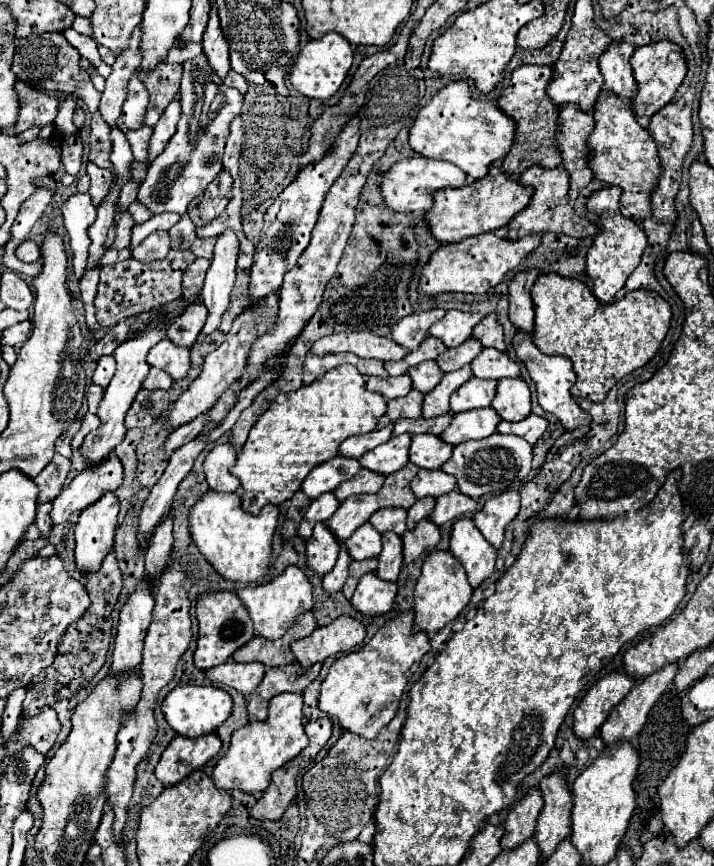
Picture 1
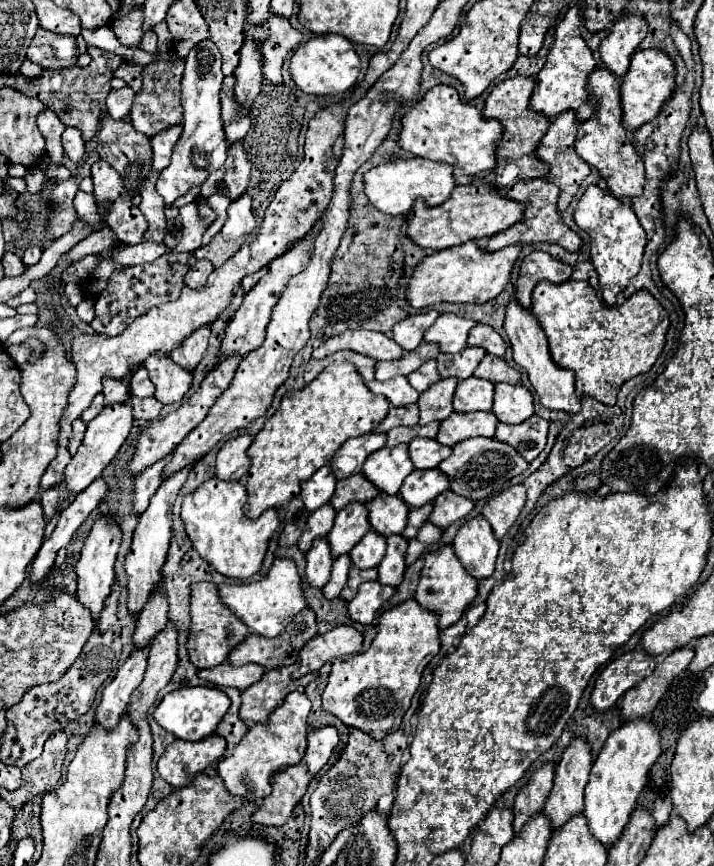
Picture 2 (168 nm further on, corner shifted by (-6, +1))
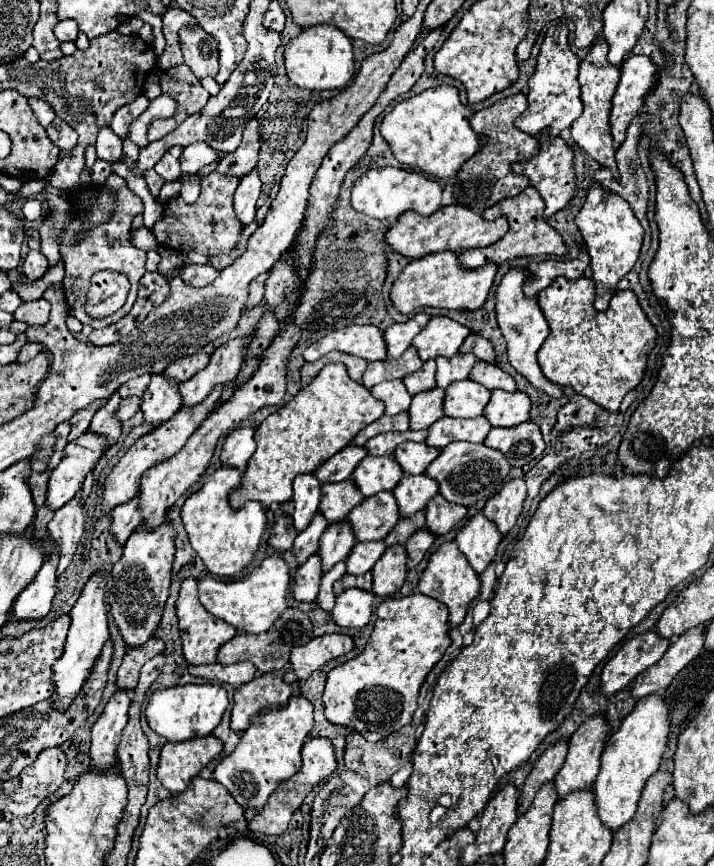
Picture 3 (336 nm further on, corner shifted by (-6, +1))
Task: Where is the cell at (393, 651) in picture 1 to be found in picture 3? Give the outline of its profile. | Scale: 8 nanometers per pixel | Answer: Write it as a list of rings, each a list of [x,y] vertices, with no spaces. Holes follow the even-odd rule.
[[[415,593],[401,599],[387,599],[377,607],[377,621],[373,627],[373,633],[369,637],[369,643],[365,649],[355,657],[349,659],[343,665],[337,665],[329,671],[323,703],[325,703],[325,717],[331,723],[353,727],[359,731],[367,741],[379,741],[401,727],[411,723],[411,717],[417,709],[417,697],[421,683],[425,681],[425,675],[431,671],[431,667],[443,657],[447,647],[451,645],[449,639],[449,625],[447,625],[447,607],[433,597]]]

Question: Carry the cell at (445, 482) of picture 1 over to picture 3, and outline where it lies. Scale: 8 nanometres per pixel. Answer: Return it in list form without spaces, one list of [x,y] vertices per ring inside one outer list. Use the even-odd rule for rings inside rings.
[[[409,475],[399,481],[393,495],[399,503],[401,517],[411,517],[413,513],[427,507],[427,503],[439,493],[439,485],[429,475]]]

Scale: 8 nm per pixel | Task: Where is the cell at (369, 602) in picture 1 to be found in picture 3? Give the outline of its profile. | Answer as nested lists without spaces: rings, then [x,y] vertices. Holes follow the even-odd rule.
[[[347,589],[337,595],[337,603],[331,611],[333,621],[341,627],[365,627],[371,621],[375,595],[363,589]]]

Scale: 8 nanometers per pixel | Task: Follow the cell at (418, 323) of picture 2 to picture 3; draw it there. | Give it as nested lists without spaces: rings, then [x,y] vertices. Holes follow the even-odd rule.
[[[415,313],[407,323],[395,323],[385,331],[385,341],[387,341],[387,351],[389,357],[395,359],[405,353],[407,347],[411,347],[415,335],[429,323],[431,315],[427,313]]]

